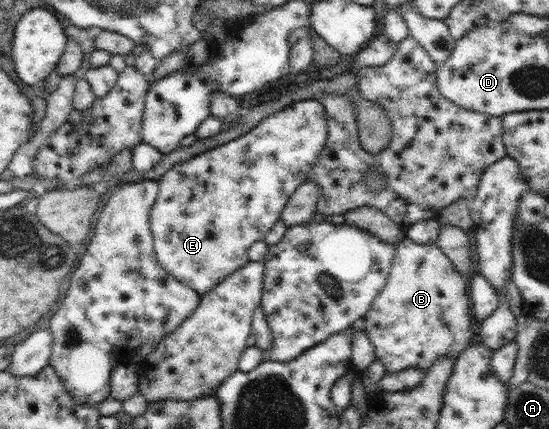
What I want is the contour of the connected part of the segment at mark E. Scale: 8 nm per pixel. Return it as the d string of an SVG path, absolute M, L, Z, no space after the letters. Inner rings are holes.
M317 99L297 100L284 107L283 110L264 118L257 126L239 136L239 138L221 144L221 146L199 154L190 160L175 164L171 170L167 170L163 177L158 180L157 198L150 211L150 227L155 253L157 253L157 261L165 267L165 270L168 270L171 276L177 278L182 284L187 284L195 289L199 296L203 296L203 293L218 286L227 276L236 272L237 269L243 268L250 261L248 257L249 247L257 240L265 238L267 231L270 231L273 225L280 220L280 215L285 209L289 197L295 193L301 184L306 182L306 175L313 169L314 162L318 160L327 138L328 122L323 104Z

